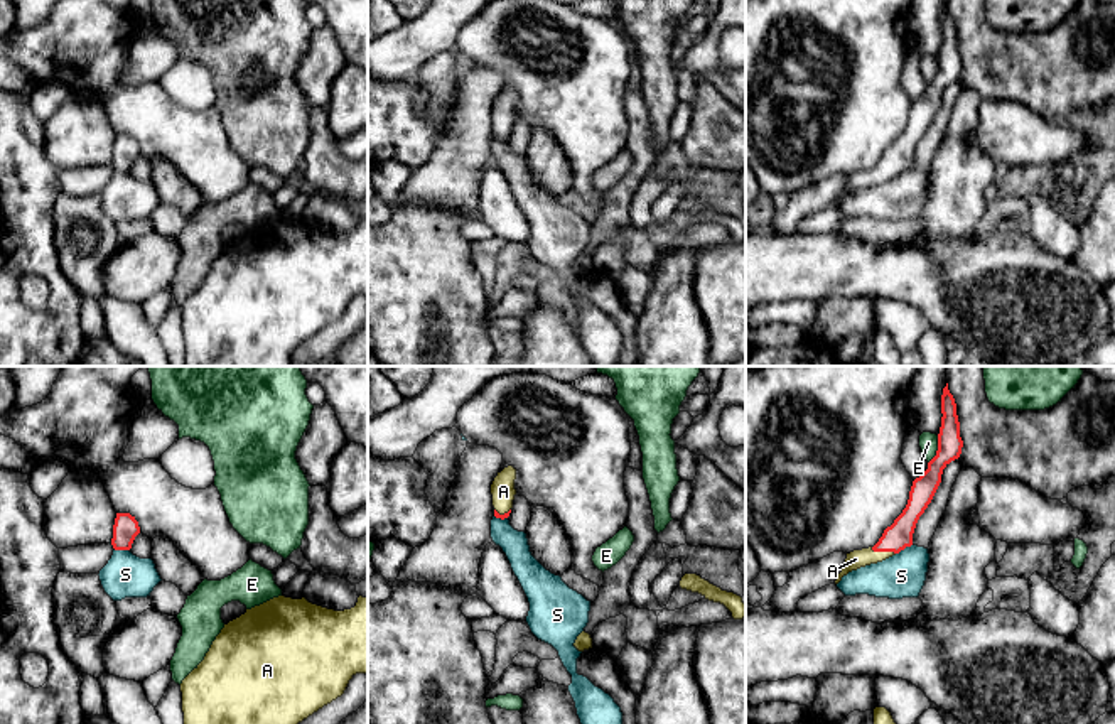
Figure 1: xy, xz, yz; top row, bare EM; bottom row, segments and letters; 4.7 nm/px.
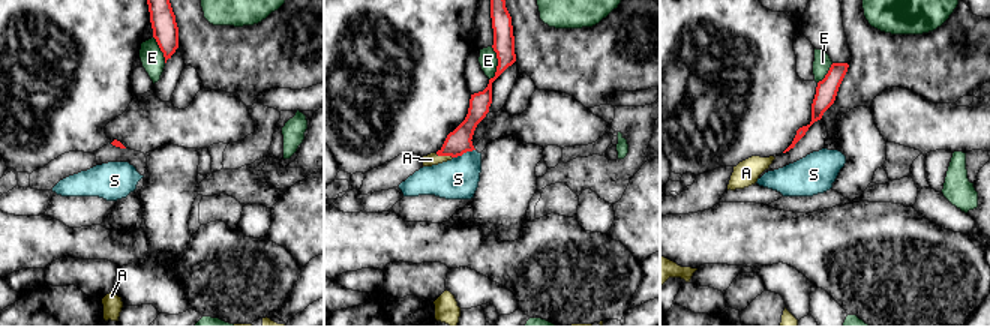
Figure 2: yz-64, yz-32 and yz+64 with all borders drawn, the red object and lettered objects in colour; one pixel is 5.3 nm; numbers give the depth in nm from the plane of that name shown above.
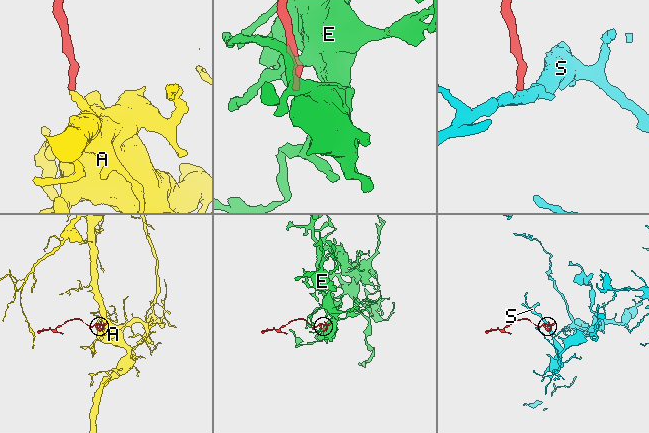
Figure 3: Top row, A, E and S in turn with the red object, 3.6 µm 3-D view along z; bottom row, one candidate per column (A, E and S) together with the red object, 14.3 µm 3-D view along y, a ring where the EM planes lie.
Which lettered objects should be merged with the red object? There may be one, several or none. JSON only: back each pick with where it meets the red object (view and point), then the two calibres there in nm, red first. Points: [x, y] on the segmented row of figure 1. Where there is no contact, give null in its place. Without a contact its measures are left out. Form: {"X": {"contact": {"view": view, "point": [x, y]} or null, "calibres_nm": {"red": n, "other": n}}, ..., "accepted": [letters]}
{"A": {"contact": {"view": "yz", "point": [883, 551]}, "calibres_nm": {"red": 130, "other": 90}}, "accepted": ["A"]}

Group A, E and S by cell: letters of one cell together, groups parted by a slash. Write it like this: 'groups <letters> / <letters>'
groups A / E / S

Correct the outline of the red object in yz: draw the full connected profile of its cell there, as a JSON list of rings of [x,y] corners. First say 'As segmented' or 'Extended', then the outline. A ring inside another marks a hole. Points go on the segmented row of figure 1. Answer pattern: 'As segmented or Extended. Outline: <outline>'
Extended. Outline: [[[948,383],[941,395],[941,427],[938,434],[936,456],[928,462],[928,469],[913,481],[909,500],[902,513],[887,527],[874,547],[854,550],[847,554],[845,565],[837,575],[835,584],[852,570],[882,562],[906,547],[913,545],[913,533],[919,516],[931,503],[940,483],[943,469],[960,457],[963,440],[960,437],[960,422],[956,415],[956,403],[948,390]]]

